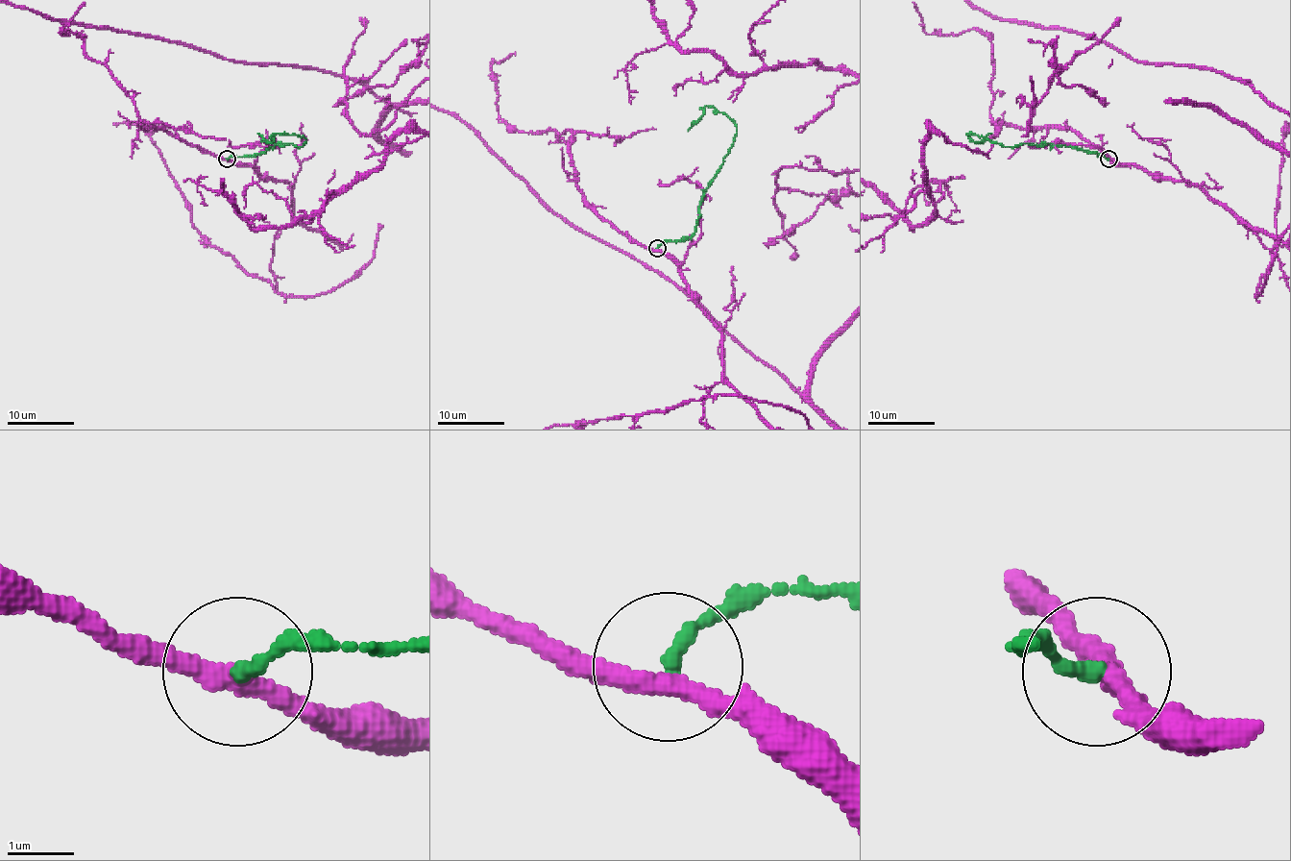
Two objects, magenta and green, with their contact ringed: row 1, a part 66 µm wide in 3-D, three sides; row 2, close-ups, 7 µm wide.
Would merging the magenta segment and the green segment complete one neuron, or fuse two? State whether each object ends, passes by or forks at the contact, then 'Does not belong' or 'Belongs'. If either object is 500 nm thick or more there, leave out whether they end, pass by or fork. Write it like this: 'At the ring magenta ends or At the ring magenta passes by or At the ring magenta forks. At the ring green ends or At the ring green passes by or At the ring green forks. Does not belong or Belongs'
At the ring magenta passes by. At the ring green ends. Does not belong

